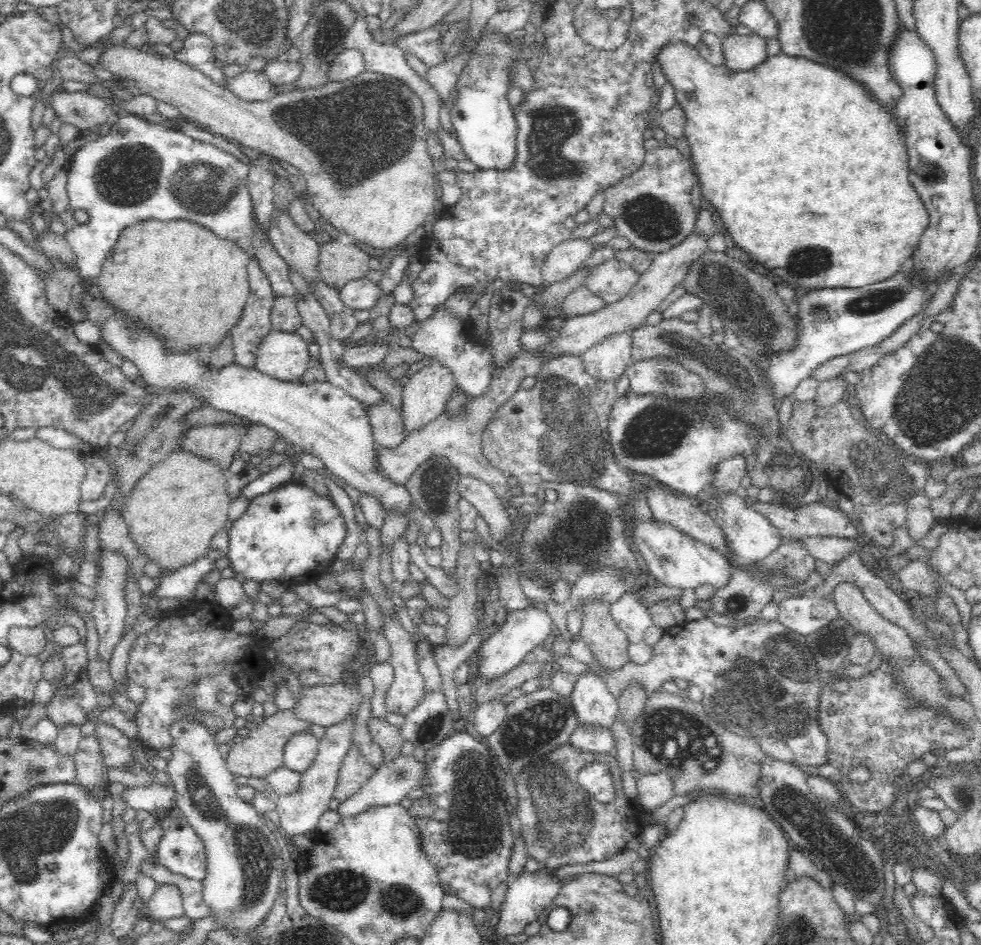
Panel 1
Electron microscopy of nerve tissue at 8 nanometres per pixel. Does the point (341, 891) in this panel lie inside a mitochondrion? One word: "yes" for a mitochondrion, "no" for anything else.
yes

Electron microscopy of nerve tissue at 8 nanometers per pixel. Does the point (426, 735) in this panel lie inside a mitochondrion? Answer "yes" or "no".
yes

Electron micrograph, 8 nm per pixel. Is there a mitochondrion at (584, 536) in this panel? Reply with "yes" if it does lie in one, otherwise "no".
yes

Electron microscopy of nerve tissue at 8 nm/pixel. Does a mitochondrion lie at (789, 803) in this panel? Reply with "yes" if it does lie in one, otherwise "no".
yes

